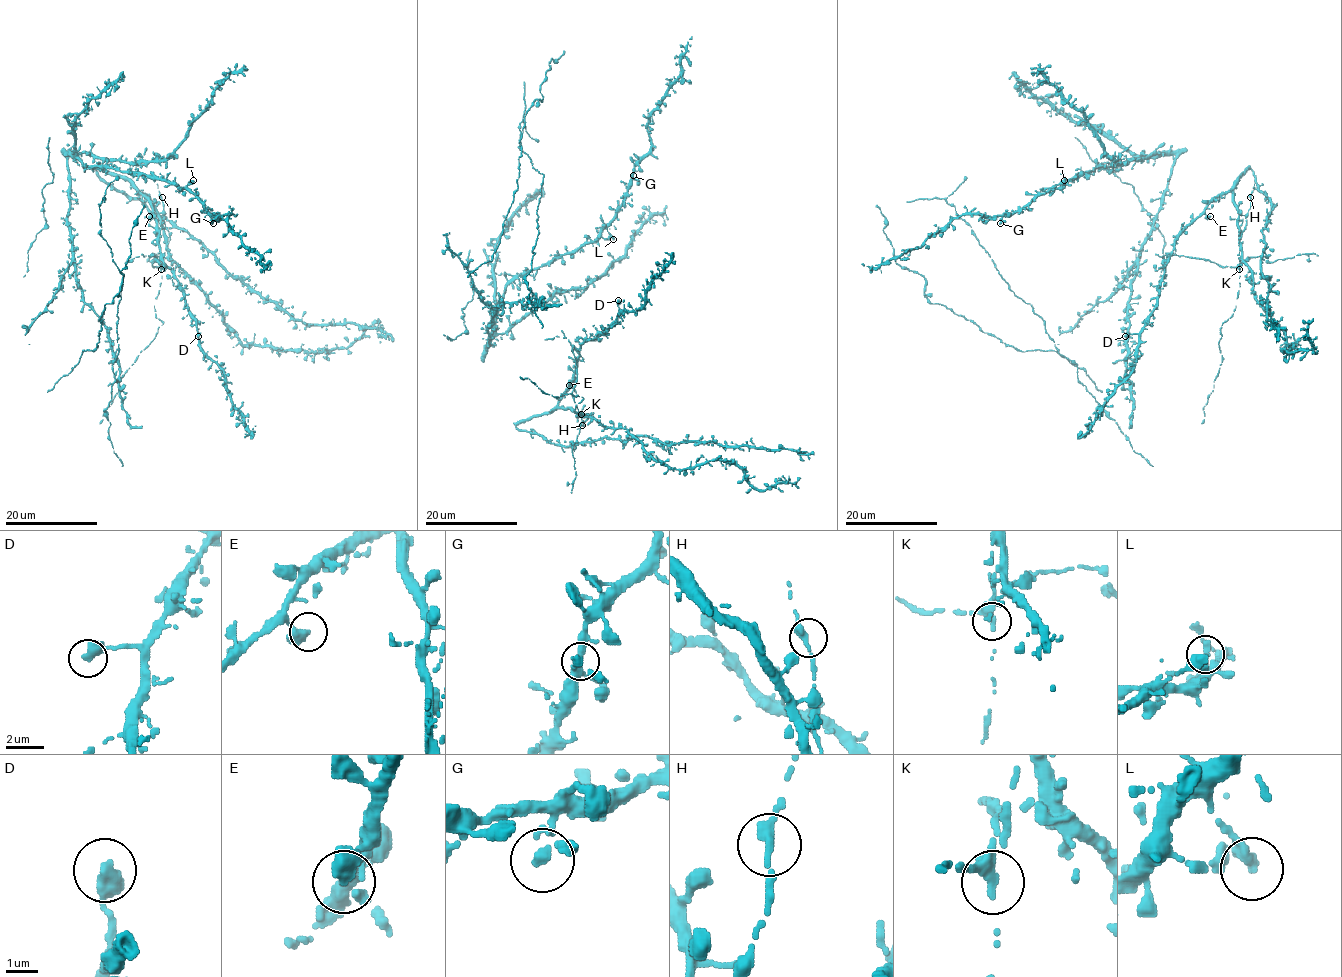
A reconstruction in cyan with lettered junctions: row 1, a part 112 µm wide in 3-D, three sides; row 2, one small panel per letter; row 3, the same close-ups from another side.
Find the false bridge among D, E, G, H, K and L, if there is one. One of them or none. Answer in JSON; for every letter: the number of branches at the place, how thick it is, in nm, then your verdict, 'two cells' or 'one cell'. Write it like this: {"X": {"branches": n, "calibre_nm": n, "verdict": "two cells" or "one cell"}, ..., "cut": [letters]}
{"D": {"branches": 2, "calibre_nm": 340, "verdict": "one cell"}, "E": {"branches": 2, "calibre_nm": 300, "verdict": "one cell"}, "G": {"branches": 2, "calibre_nm": 240, "verdict": "one cell"}, "H": {"branches": 2, "calibre_nm": 320, "verdict": "one cell"}, "K": {"branches": 2, "calibre_nm": 320, "verdict": "two cells"}, "L": {"branches": 2, "calibre_nm": 320, "verdict": "one cell"}, "cut": ["K"]}

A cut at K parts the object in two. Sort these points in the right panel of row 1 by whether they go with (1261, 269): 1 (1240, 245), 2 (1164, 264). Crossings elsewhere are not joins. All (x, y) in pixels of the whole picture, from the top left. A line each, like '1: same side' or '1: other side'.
1: same side
2: same side

